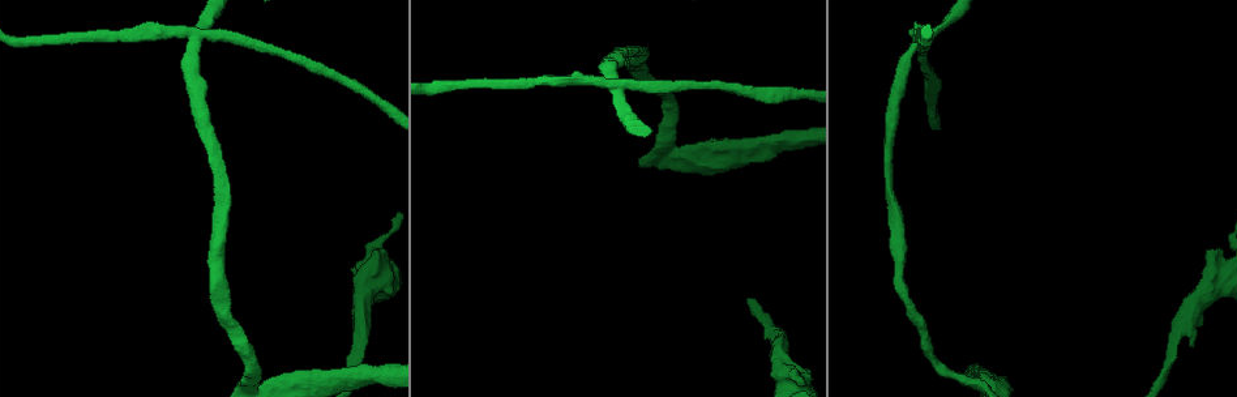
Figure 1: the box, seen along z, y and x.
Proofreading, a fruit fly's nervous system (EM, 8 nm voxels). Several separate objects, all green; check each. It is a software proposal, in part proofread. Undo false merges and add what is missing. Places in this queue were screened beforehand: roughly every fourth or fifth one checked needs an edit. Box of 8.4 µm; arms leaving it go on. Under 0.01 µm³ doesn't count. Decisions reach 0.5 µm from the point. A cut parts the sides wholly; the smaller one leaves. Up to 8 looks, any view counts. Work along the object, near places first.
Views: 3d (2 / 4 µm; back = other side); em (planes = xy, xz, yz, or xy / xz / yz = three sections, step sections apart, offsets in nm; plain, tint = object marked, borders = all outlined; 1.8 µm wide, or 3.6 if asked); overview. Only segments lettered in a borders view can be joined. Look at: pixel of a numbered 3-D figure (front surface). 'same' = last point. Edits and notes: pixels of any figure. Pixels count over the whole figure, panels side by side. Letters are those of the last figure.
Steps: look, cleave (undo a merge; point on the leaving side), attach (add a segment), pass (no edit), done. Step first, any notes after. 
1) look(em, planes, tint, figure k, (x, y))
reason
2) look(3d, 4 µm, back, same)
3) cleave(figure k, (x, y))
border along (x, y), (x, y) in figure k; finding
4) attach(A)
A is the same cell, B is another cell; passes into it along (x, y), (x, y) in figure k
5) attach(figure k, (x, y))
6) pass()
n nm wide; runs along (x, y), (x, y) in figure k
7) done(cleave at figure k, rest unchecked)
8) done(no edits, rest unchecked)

look(3d, 2 µm, figure 1, (249, 383))
abrupt turn

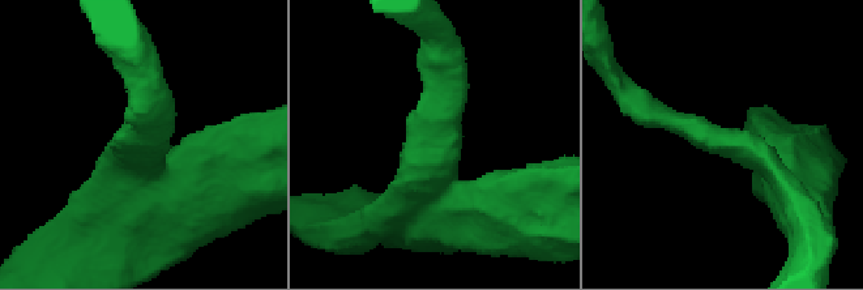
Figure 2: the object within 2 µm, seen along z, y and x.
look(em, planes, borders, figure 2, (731, 149))
arms of 200, 480 nm

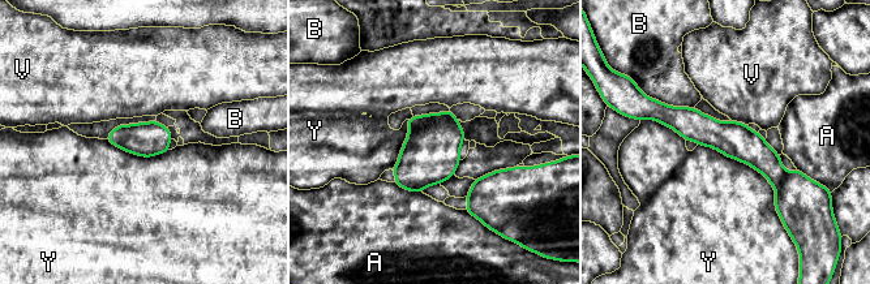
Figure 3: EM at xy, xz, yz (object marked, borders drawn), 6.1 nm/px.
pass()
Y touches over 700 nm; A, B, V and Y are other cells; all the same neuron

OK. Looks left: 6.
look(3d, 4 µm, figure 1, (358, 323))
calibre changes

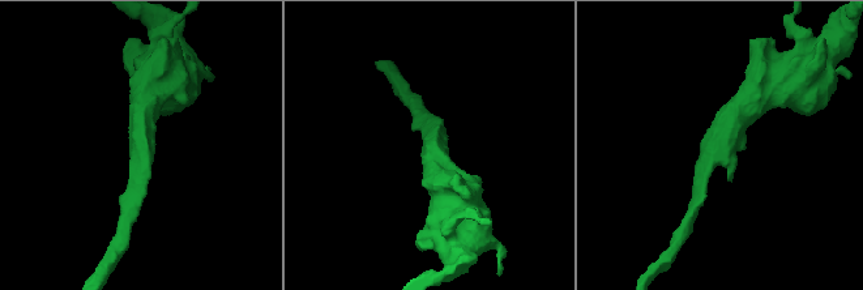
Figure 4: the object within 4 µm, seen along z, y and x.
look(em, xy, step 16, tint, figure 4, (139, 148))

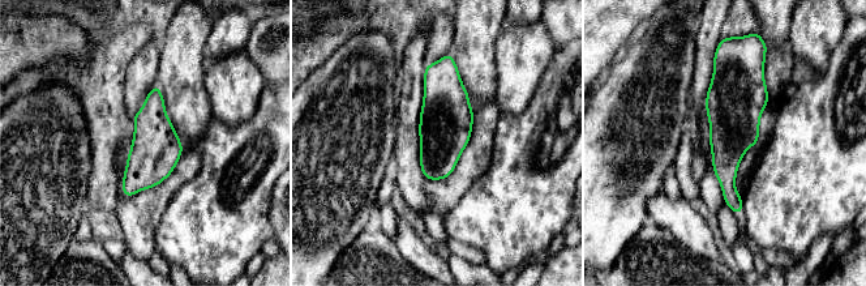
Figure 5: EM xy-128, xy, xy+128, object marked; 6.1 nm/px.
look(em, planes, borders, same)

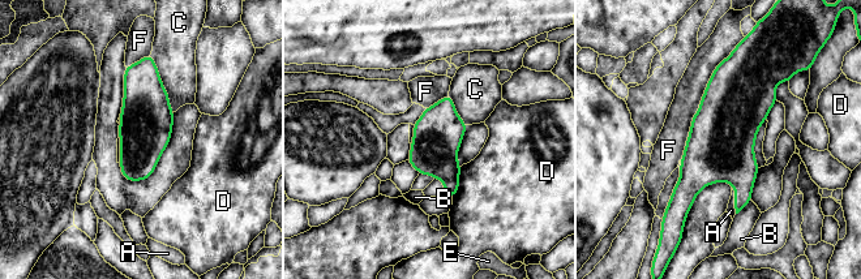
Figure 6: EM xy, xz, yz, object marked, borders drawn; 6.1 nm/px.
attach(figure 6, (731, 210))
A is the same cell, B, C, D, E and F are other cells; passes into it along (731, 159), (735, 200), (731, 210) in figure 6; it goes on there

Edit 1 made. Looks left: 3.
look(em, planes, borders, figure 1, (612, 84))
four arms meet

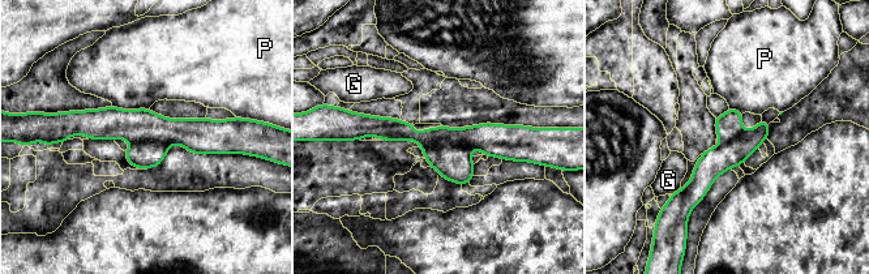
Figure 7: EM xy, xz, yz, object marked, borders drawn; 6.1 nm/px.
cleave(figure 7, (487, 137))
G and P are other cells; the part that leaves runs along (68, 132), (152, 125), (225, 145) in figure 7; two neurons meet here

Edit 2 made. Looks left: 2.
done(attach at figure 6, cleave at figure 7, rest unchecked)

